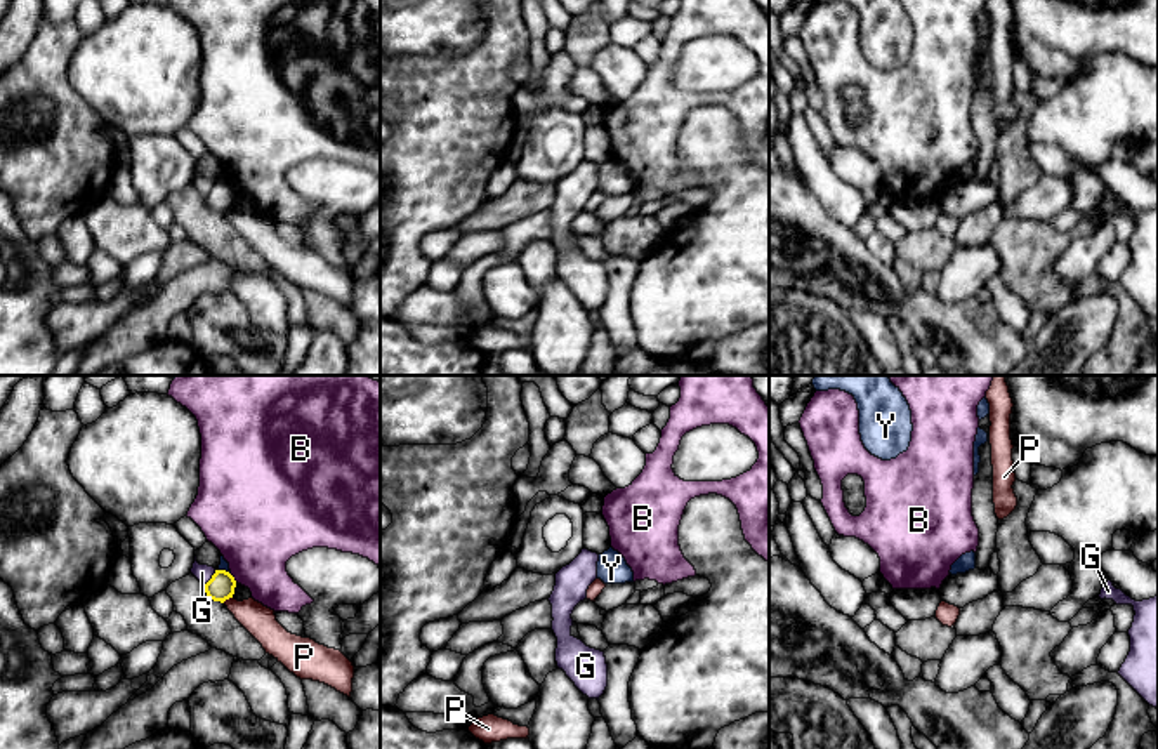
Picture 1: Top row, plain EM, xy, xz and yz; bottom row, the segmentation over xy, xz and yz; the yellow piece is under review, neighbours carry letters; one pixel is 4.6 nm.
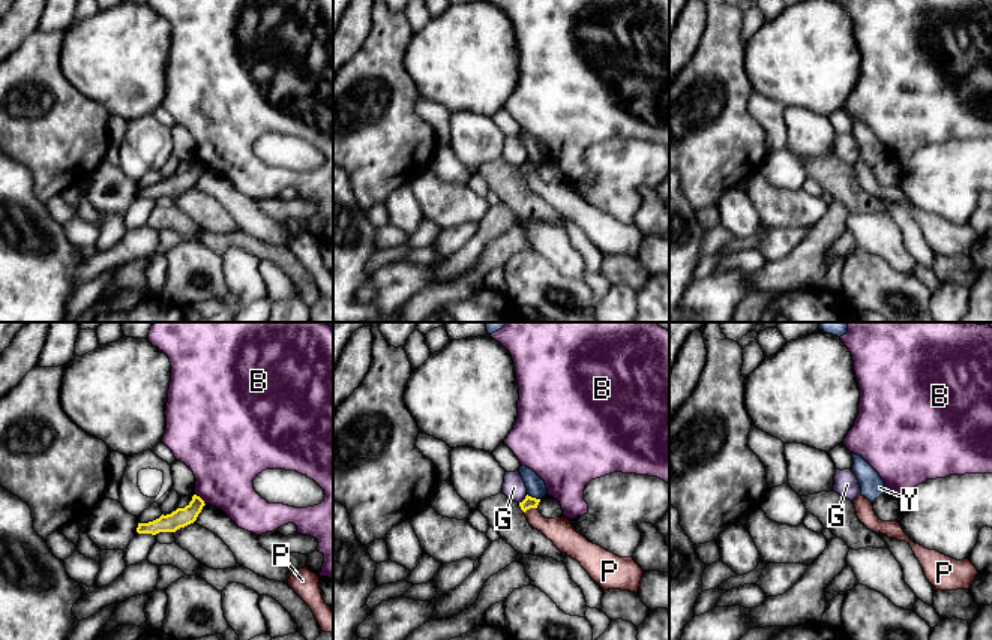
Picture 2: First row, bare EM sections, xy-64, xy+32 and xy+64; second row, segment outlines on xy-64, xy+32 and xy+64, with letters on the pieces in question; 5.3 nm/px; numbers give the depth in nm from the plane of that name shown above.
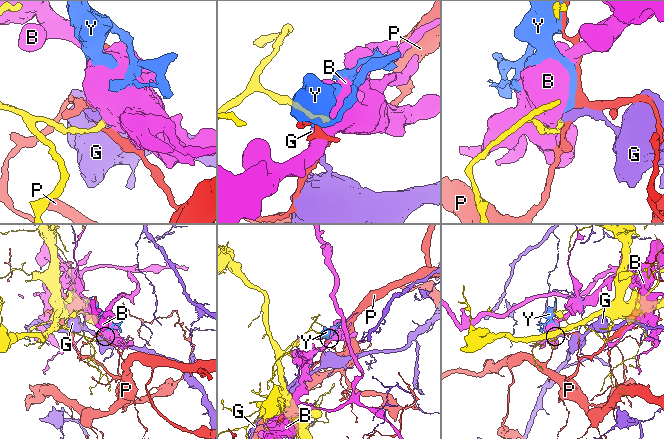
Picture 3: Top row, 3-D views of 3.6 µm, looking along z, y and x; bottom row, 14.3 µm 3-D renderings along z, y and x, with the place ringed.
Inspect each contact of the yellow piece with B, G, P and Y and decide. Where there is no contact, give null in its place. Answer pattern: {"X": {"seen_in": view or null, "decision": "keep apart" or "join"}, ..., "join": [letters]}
{"B": {"seen_in": "xy", "decision": "keep apart"}, "G": {"seen_in": "xy", "decision": "keep apart"}, "P": {"seen_in": "xy", "decision": "keep apart"}, "Y": {"seen_in": "xy", "decision": "keep apart"}, "join": []}

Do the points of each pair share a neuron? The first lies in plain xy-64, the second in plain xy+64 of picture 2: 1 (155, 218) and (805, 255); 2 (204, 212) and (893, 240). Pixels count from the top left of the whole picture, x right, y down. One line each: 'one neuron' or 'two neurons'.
1: one neuron
2: two neurons

